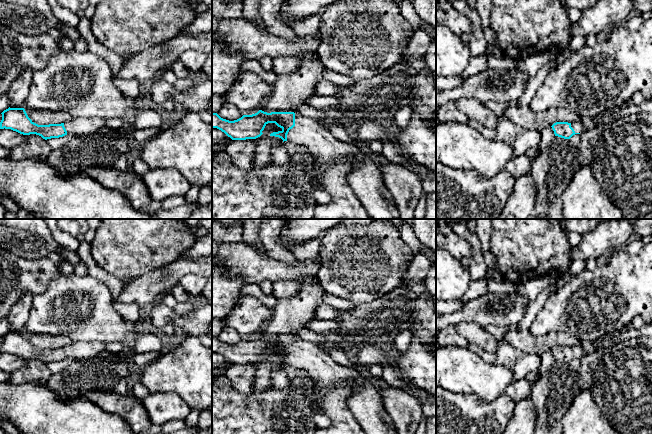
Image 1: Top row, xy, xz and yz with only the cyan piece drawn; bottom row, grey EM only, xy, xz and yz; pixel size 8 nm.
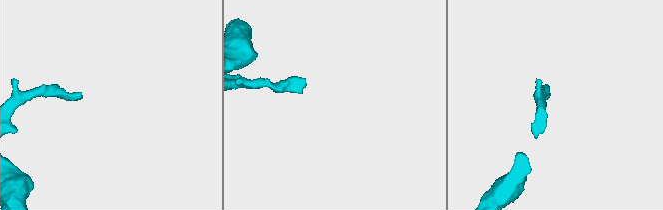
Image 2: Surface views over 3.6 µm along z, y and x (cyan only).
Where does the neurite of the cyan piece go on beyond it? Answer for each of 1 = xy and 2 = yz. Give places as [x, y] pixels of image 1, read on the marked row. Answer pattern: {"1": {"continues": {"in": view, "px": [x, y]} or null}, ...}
{"1": {"continues": {"in": "xy", "px": [82, 126]}}, "2": {"continues": {"in": "yz", "px": [578, 127]}}}

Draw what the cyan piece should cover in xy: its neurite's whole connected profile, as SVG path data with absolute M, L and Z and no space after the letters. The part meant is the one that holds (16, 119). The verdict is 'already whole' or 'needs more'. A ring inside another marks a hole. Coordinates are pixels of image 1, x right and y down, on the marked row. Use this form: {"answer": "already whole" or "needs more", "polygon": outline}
{"answer": "needs more", "polygon": "M9 107L1 114L0 129L11 129L23 135L36 134L45 140L67 134L80 136L95 134L106 127L105 119L98 117L78 117L61 124L38 125L28 117L24 108Z"}

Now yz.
{"answer": "needs more", "polygon": "M582 121L568 122L556 122L552 126L555 136L570 139L575 134L581 134L584 131Z"}

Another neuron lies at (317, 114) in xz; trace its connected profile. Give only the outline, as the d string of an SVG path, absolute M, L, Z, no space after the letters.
M307 104L297 106L296 112L302 116L314 119L315 121L320 121L332 114L331 111L325 111L316 107L311 107Z

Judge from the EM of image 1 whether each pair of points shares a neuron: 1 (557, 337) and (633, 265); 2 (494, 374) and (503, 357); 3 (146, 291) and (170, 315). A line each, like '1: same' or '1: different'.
1: different
2: different
3: different

